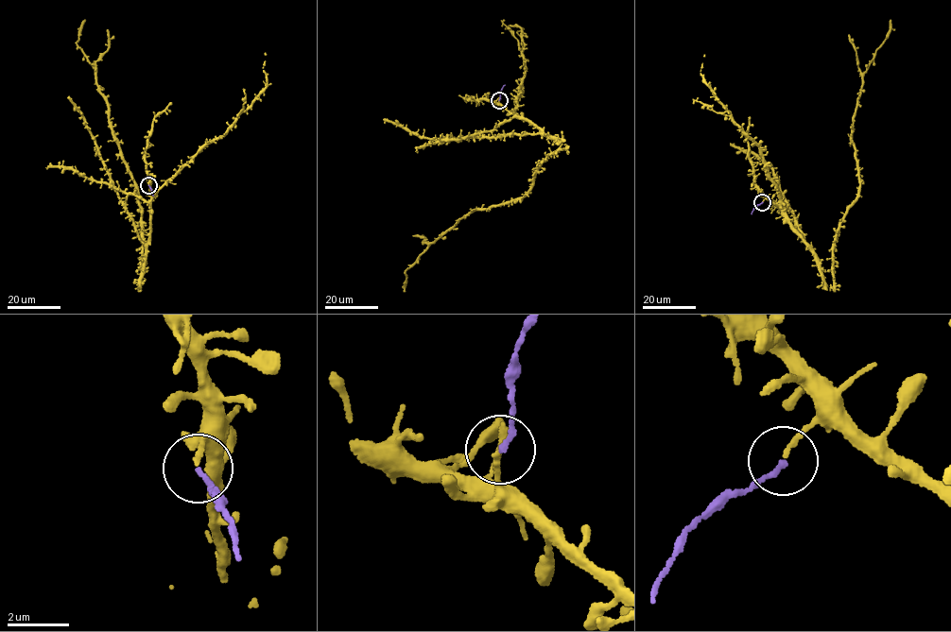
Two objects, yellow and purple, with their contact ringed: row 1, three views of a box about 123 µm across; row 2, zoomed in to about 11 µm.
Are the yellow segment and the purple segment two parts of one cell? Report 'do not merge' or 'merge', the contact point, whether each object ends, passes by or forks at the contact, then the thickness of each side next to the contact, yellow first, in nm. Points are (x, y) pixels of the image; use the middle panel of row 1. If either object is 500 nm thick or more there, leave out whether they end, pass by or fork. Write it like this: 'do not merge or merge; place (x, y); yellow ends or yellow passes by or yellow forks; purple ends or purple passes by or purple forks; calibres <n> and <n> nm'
do not merge; place (499, 100); yellow ends; purple ends; calibres 150 and 160 nm

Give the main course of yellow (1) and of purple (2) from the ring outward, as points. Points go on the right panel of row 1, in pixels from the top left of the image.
1: (762, 202), (780, 207), (826, 288), (834, 286), (835, 234), (858, 194), (853, 116), (862, 74), (890, 19)
2: (762, 202), (751, 213)

